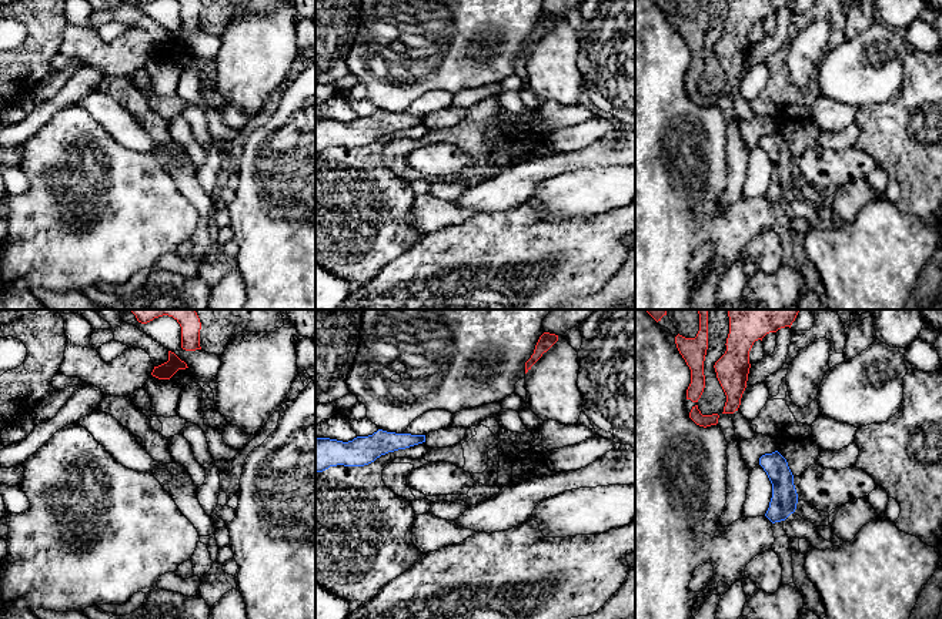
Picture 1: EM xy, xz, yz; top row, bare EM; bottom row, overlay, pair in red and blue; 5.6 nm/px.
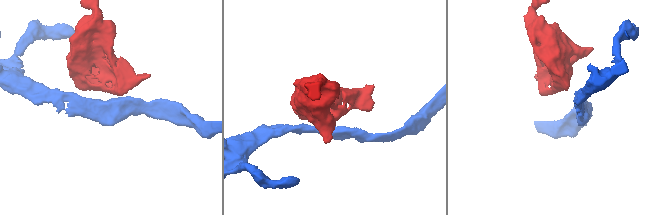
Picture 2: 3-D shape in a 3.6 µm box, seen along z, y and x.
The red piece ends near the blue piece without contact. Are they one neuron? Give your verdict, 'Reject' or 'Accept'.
Reject

